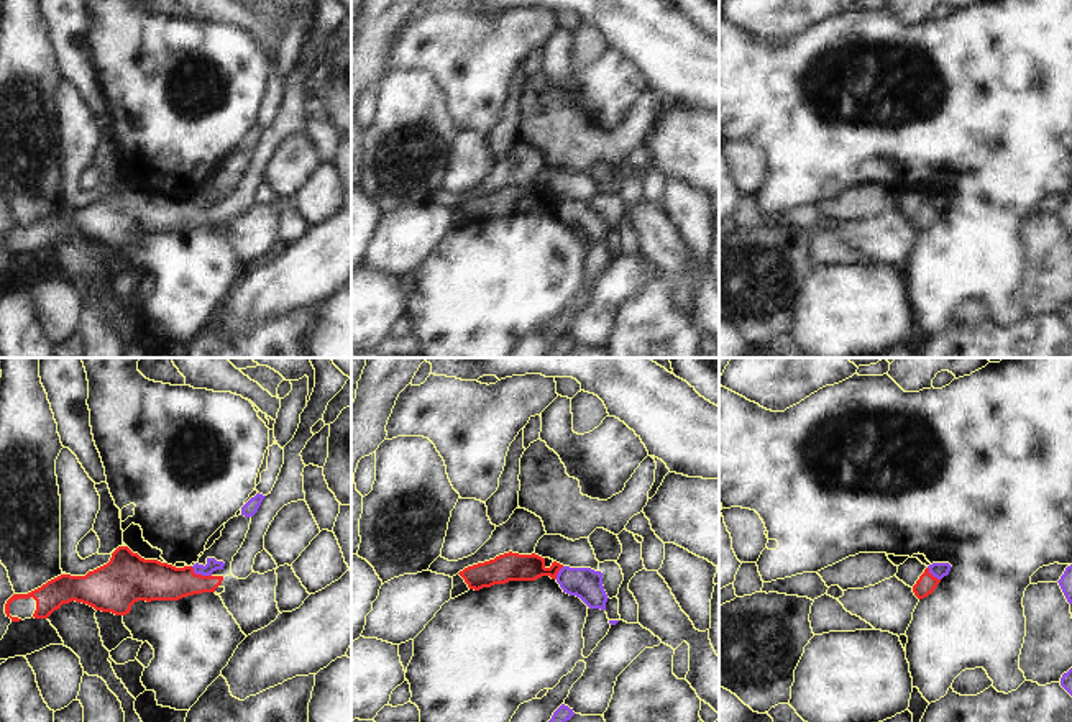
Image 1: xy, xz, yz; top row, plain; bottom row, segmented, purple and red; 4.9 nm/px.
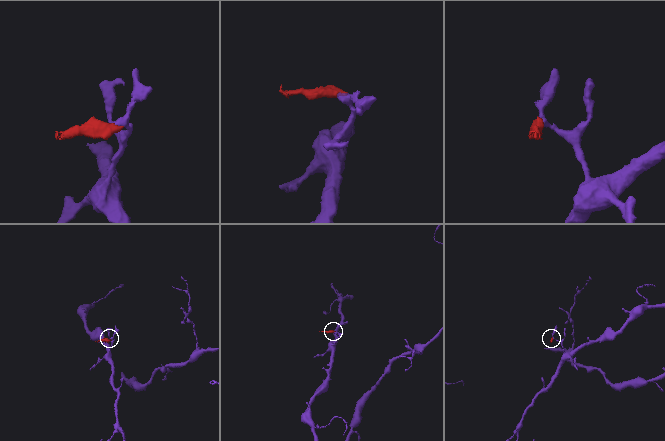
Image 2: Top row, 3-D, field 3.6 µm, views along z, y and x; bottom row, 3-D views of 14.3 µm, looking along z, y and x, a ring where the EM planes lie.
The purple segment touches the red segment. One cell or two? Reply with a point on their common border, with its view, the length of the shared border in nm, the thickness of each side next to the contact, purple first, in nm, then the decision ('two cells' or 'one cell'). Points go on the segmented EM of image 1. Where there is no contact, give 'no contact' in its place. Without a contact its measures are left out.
contact xy (201, 573); length 110 nm; calibres 70 and 200 nm; two cells

